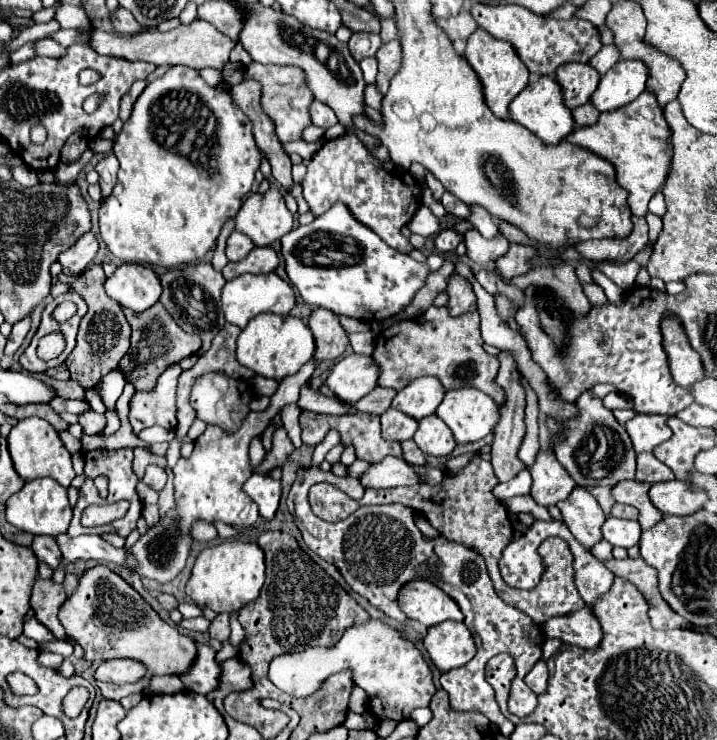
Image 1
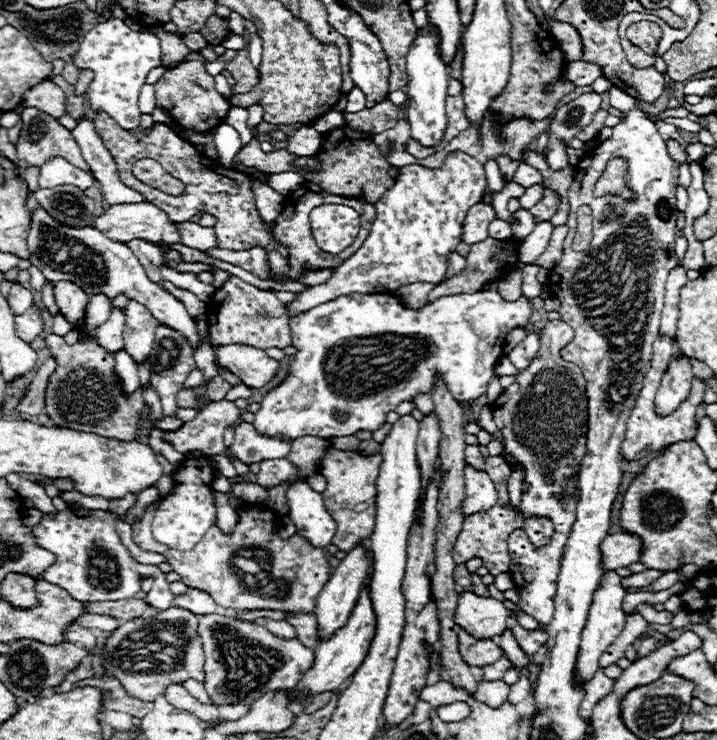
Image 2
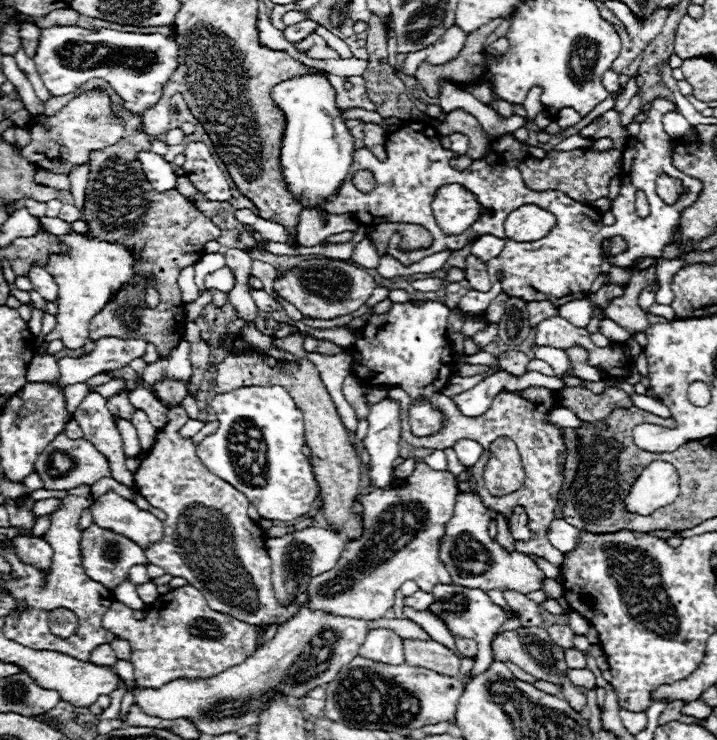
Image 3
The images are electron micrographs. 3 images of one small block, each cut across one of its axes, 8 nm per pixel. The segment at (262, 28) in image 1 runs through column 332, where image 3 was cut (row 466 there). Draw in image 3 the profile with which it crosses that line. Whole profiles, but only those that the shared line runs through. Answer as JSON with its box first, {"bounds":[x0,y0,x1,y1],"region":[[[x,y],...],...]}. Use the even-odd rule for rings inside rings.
{"bounds":[34,430,110,490],"region":[[[64,430],[60,434],[56,434],[56,438],[42,450],[42,454],[36,460],[34,468],[40,474],[46,490],[70,490],[70,488],[84,486],[84,484],[90,486],[96,480],[100,480],[104,476],[110,476],[110,462],[108,462],[108,458],[102,452],[98,452],[92,442],[88,442],[84,438],[72,440],[72,438],[68,438],[64,434]],[[62,456],[68,456],[68,462],[64,462]]]}

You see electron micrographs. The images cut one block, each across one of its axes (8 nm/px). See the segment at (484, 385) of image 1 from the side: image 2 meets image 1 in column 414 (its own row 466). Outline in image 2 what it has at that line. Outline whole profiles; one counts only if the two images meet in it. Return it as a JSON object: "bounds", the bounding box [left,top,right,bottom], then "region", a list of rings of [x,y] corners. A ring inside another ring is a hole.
{"bounds":[318,448,382,552],"region":[[[328,448],[320,460],[318,472],[326,478],[328,486],[322,492],[324,506],[336,518],[338,530],[332,540],[340,550],[350,552],[358,544],[370,538],[374,530],[374,516],[376,516],[376,478],[378,478],[378,468],[380,468],[382,456],[362,456],[360,452],[346,452],[346,450],[336,450]]]}

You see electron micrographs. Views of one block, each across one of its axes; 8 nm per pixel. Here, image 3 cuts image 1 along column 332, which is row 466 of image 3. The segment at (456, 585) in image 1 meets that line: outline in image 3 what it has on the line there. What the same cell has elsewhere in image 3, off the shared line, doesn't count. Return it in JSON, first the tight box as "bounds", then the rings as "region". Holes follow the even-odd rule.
{"bounds":[402,386,566,566],"region":[[[530,386],[528,390],[520,390],[520,392],[506,392],[506,394],[498,394],[490,406],[490,410],[486,414],[482,414],[480,418],[464,418],[464,414],[460,414],[458,406],[448,398],[448,396],[432,396],[432,404],[436,408],[440,408],[446,418],[448,418],[448,426],[436,434],[436,436],[424,436],[424,438],[418,438],[410,432],[410,426],[408,426],[408,416],[404,414],[404,422],[402,422],[402,440],[408,442],[410,446],[414,448],[432,448],[432,450],[444,450],[444,448],[450,448],[454,446],[458,440],[462,438],[472,438],[476,442],[480,442],[484,446],[484,454],[482,454],[482,460],[474,466],[474,478],[476,478],[476,486],[478,486],[478,492],[484,500],[484,504],[500,514],[504,514],[506,522],[510,520],[512,512],[516,506],[524,506],[526,514],[528,514],[528,528],[532,532],[532,538],[528,542],[522,542],[522,540],[514,540],[514,546],[518,552],[524,552],[524,554],[536,554],[536,556],[542,556],[546,560],[550,560],[554,566],[562,566],[564,562],[564,554],[560,550],[556,550],[554,546],[550,546],[550,540],[548,540],[548,528],[550,528],[550,522],[556,518],[554,512],[556,512],[556,506],[558,506],[558,494],[562,490],[562,484],[564,484],[564,460],[560,458],[564,452],[566,452],[566,444],[564,444],[564,436],[562,436],[562,430],[550,422],[546,422],[546,416],[548,412],[558,406],[558,396],[554,390],[548,390],[548,388],[538,388],[538,386]],[[498,436],[508,436],[516,442],[518,450],[520,450],[520,456],[522,456],[522,466],[524,466],[524,472],[526,472],[526,484],[512,492],[512,494],[506,494],[502,498],[494,498],[486,488],[484,488],[484,480],[482,480],[482,470],[490,458],[490,452],[488,452],[488,446],[492,444],[492,440],[496,440]]]}

